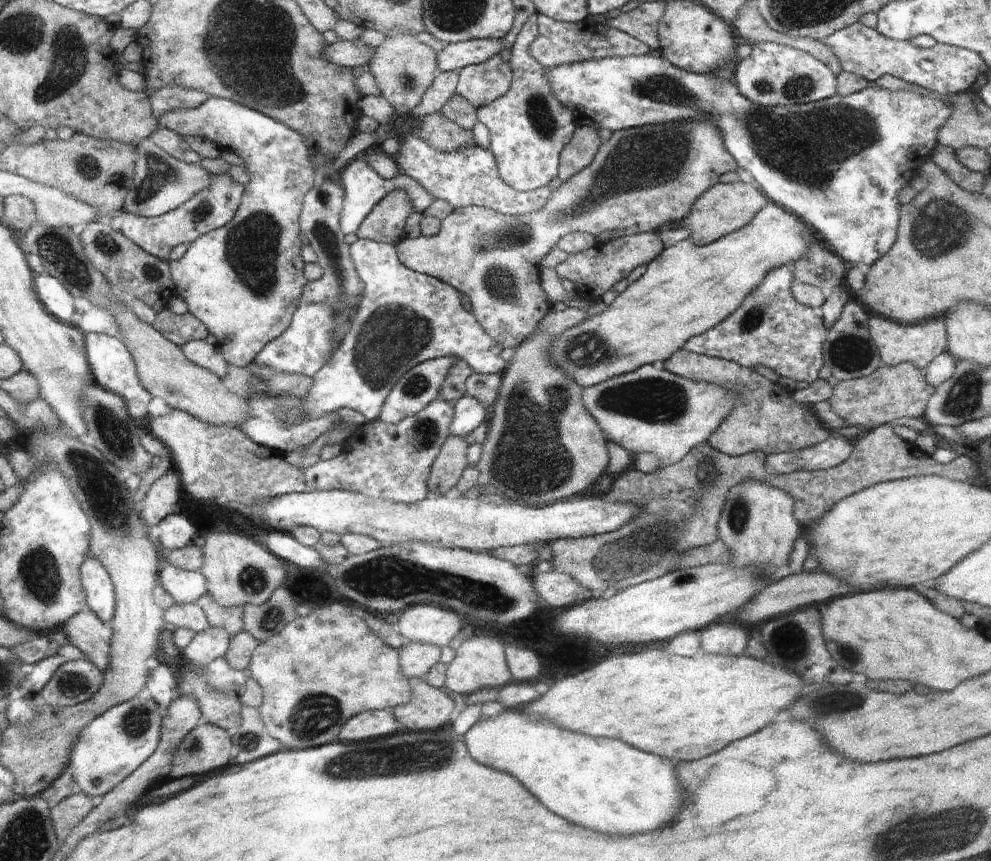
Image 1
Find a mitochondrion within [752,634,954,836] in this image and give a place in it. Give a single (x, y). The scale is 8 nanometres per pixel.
(833, 703)

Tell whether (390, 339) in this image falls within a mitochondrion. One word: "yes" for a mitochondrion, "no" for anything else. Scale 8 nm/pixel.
yes

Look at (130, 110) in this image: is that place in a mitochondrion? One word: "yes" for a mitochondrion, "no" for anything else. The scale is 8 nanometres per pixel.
no

